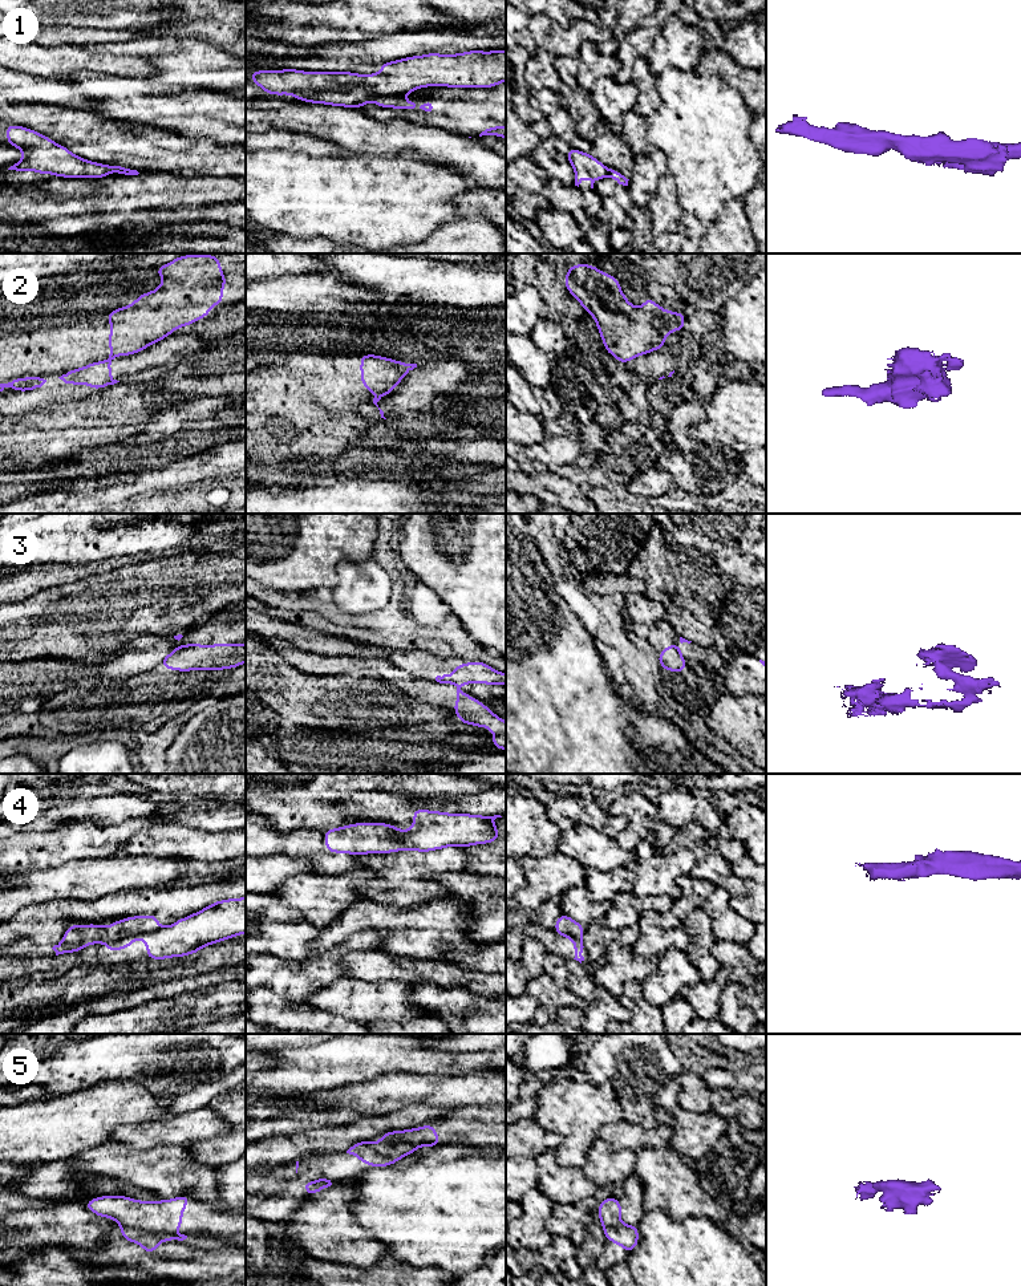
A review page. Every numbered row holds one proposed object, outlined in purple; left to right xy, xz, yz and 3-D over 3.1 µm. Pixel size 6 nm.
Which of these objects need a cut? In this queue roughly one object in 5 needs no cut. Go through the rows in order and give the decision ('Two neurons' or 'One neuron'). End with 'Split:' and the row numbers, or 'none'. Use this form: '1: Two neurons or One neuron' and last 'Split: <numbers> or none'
1: Two neurons
2: Two neurons
3: Two neurons
4: Two neurons
5: Two neurons
Split: 1, 2, 3, 4, 5

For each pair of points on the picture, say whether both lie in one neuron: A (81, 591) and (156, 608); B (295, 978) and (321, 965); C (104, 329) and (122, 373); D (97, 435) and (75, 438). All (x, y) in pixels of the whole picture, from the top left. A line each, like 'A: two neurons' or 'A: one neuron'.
A: one neuron
B: one neuron
C: two neurons
D: one neuron

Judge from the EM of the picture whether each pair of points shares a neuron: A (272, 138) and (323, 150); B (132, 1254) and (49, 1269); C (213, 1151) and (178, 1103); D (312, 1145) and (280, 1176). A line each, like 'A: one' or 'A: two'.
A: one
B: two
C: two
D: two

